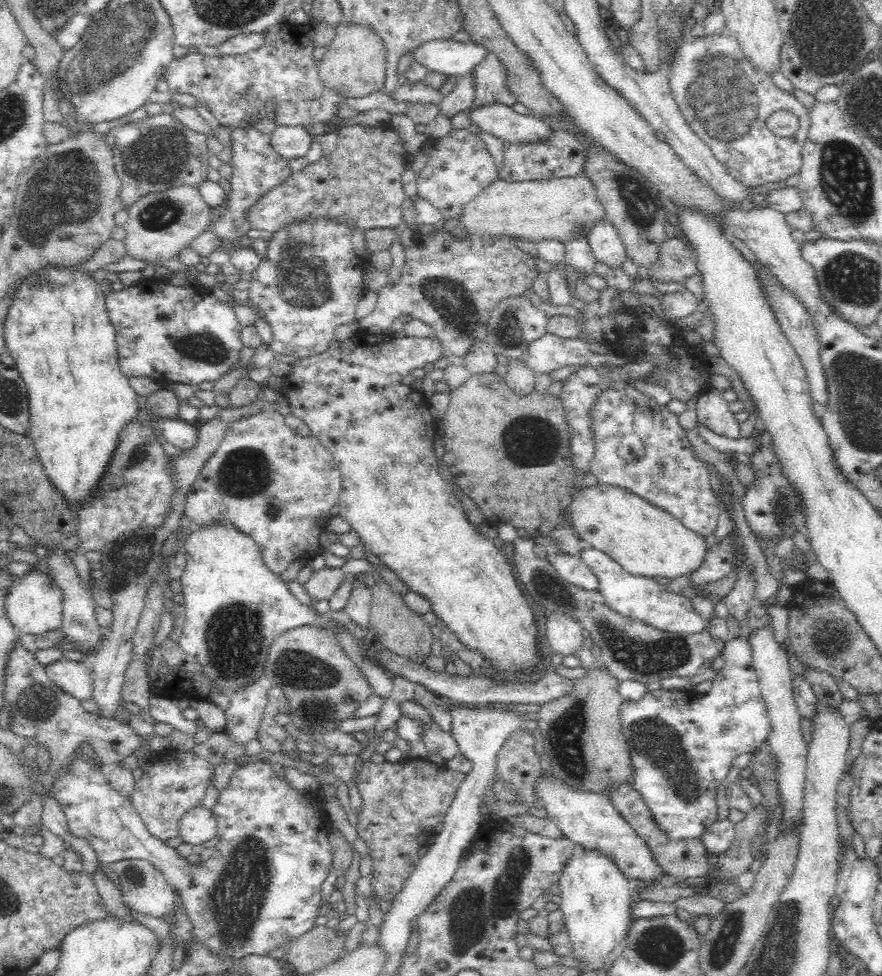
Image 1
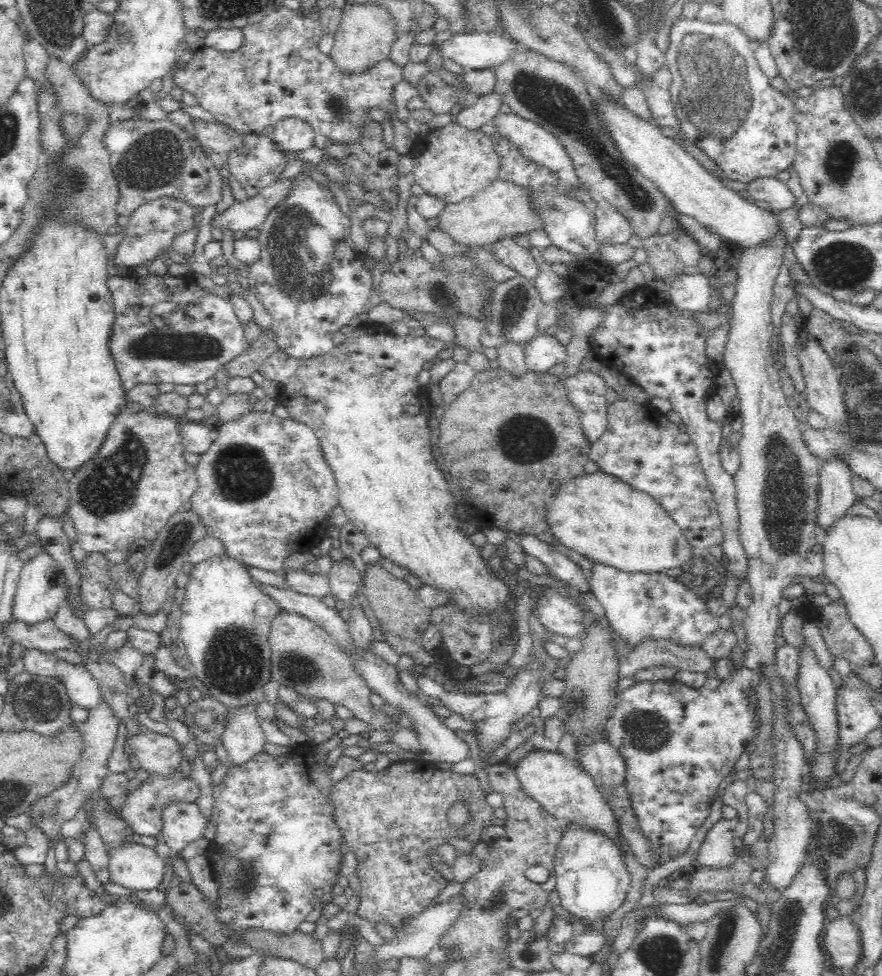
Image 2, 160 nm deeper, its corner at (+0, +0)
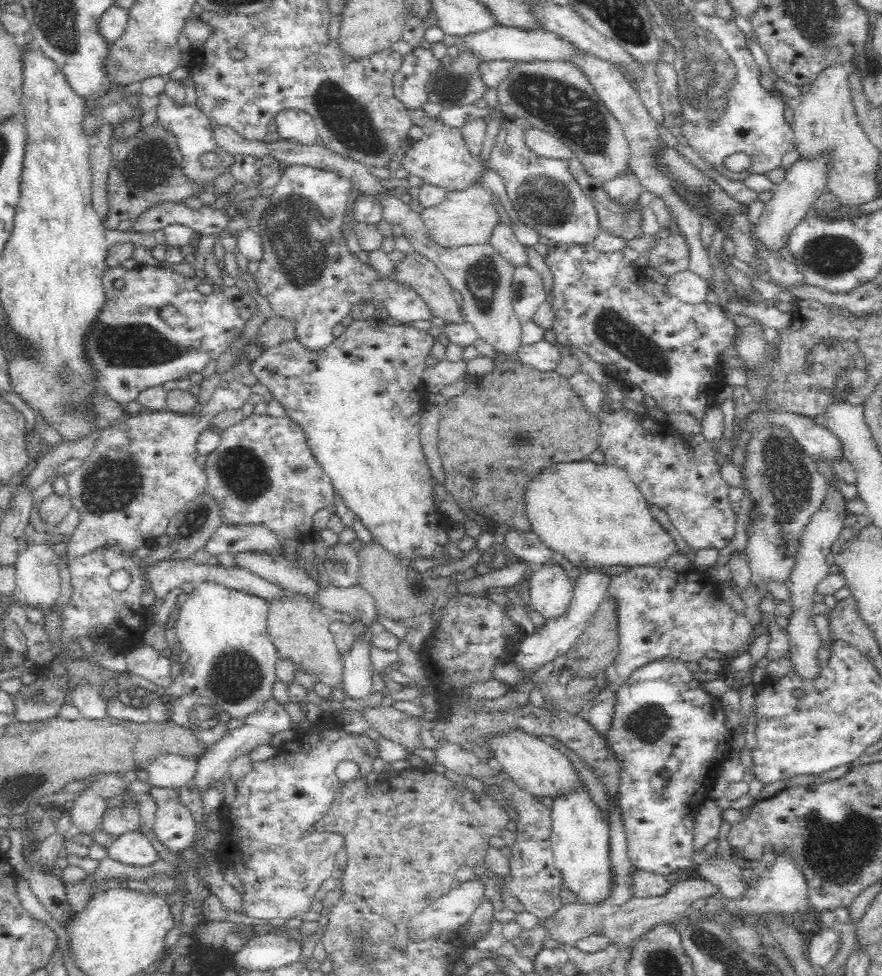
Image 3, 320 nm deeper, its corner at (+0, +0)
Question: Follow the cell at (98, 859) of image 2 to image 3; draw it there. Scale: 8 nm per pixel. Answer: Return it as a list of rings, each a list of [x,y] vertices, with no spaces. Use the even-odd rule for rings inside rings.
[[[90,788],[76,796],[74,808],[70,812],[70,819],[74,824],[73,831],[88,838],[93,838],[94,834],[102,831],[102,816],[107,808],[104,799]]]

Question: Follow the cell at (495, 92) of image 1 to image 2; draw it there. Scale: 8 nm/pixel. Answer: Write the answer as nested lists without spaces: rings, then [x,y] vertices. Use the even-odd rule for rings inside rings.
[[[492,89],[488,94],[478,97],[471,105],[460,111],[454,116],[454,120],[468,129],[480,130],[483,124],[500,112],[502,103],[502,97],[500,97],[498,91]]]

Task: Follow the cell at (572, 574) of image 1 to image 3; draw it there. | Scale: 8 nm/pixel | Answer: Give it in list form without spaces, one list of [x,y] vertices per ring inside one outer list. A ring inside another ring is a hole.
[[[509,529],[504,538],[506,553],[510,554],[511,558],[529,563],[533,571],[542,568],[544,564],[559,564],[559,555],[548,548],[533,530]]]

